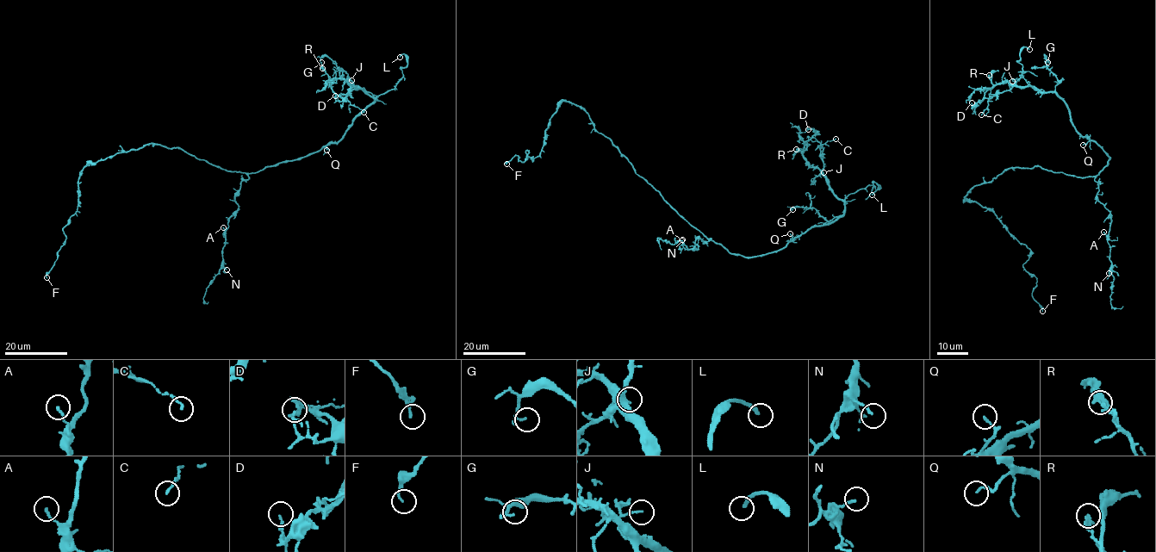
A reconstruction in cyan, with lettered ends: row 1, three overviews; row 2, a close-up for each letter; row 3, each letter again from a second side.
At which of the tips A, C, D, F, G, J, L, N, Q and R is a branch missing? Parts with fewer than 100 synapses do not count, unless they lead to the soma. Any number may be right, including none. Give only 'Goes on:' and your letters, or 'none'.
Goes on: L

